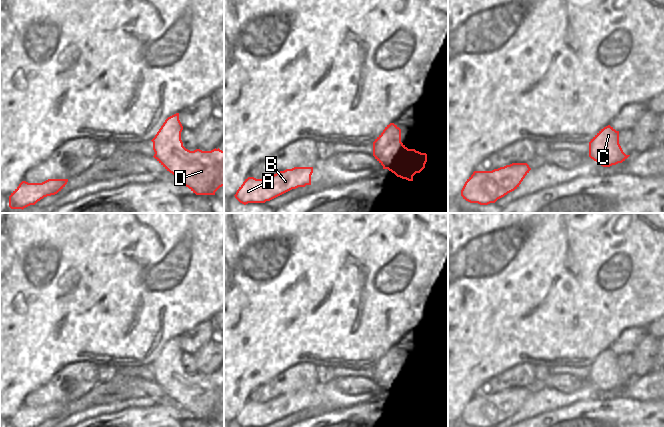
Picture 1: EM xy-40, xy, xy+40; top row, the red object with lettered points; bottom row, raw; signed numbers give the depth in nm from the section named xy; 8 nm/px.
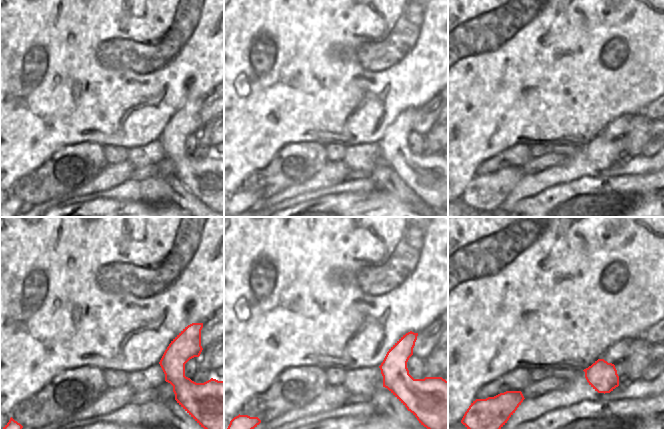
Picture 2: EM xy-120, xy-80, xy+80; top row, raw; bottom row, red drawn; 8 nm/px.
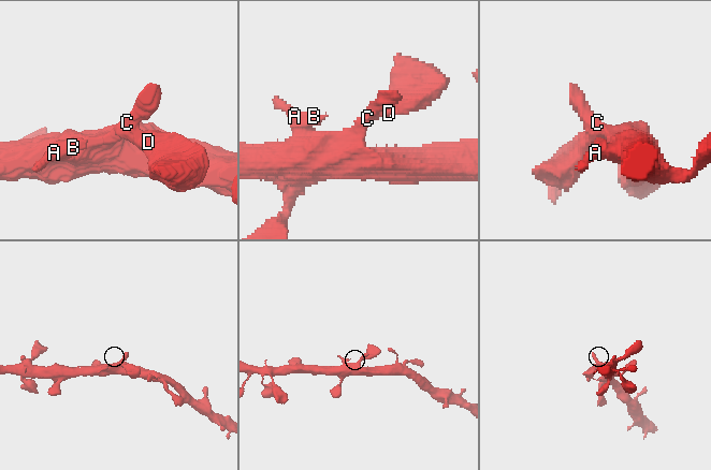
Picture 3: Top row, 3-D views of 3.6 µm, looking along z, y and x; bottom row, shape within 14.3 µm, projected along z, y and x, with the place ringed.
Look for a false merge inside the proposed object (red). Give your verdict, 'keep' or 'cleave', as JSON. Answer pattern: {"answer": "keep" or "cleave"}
{"answer": "keep"}

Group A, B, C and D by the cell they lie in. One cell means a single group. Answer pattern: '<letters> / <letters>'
A B C D

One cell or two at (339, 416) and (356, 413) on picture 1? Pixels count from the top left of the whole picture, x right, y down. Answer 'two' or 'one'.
one

